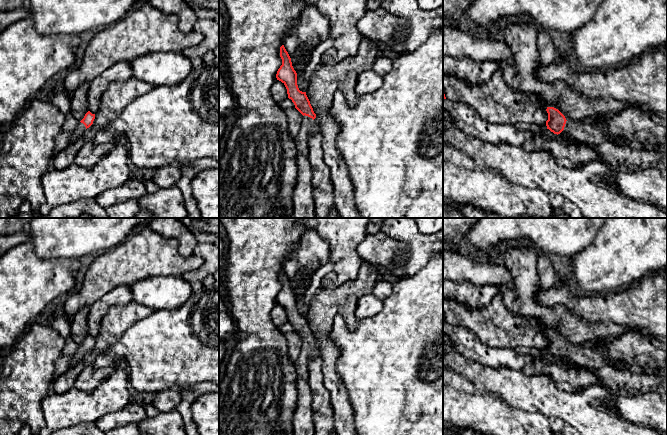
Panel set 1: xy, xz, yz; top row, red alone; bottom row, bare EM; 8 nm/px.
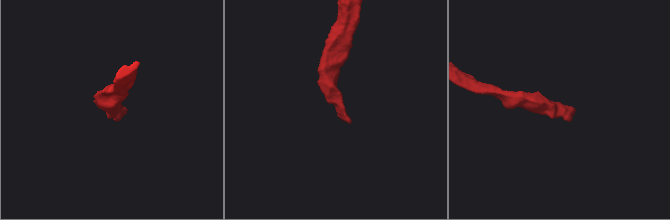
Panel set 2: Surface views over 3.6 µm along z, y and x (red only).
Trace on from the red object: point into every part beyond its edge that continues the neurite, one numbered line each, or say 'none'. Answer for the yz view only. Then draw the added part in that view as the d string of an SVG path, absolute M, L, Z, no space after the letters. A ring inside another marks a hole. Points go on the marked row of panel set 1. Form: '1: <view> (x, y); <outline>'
1: yz (649, 129); M627 108L609 119L593 123L567 120L564 130L577 142L591 147L608 142L608 137L638 142L643 150L653 151L667 143L667 117Z

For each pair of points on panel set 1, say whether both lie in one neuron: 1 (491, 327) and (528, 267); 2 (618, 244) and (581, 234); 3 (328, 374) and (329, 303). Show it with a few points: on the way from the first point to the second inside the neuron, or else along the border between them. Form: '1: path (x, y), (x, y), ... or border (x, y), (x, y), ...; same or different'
1: border (500, 292), (504, 306), (512, 314), (525, 316); different
2: border (600, 228), (593, 240), (577, 253); different
3: path (328, 356), (328, 350), (324, 344), (324, 321); same

